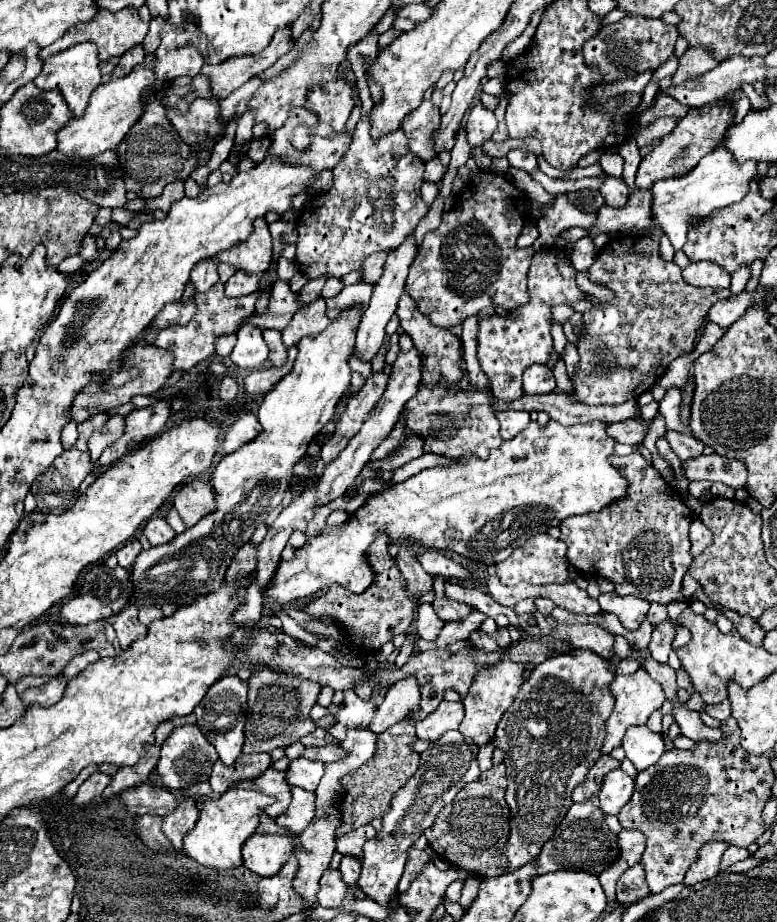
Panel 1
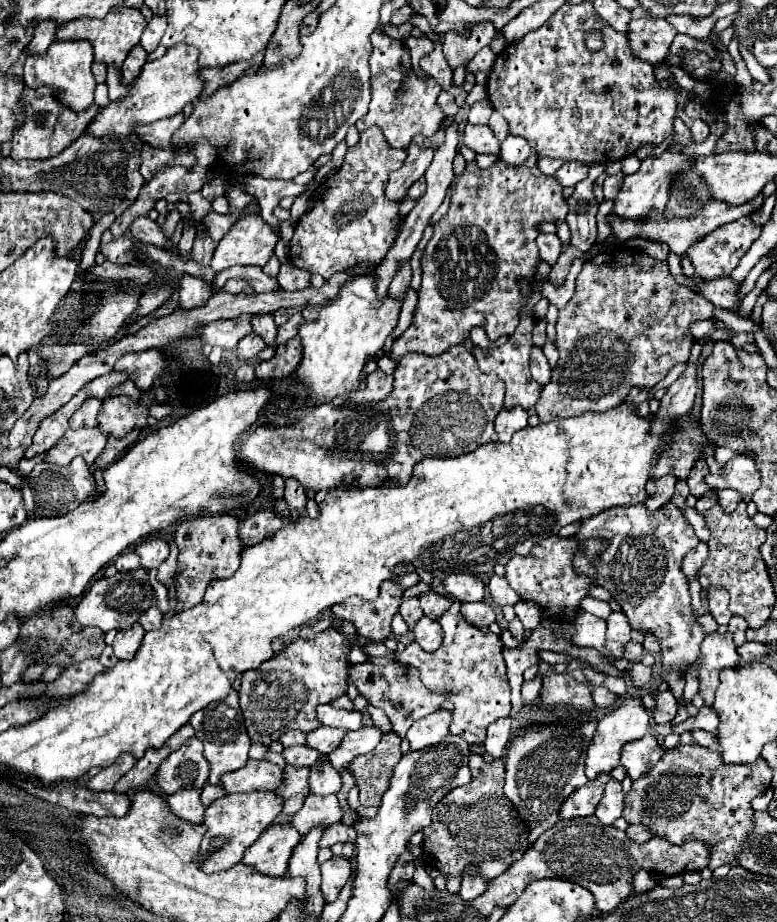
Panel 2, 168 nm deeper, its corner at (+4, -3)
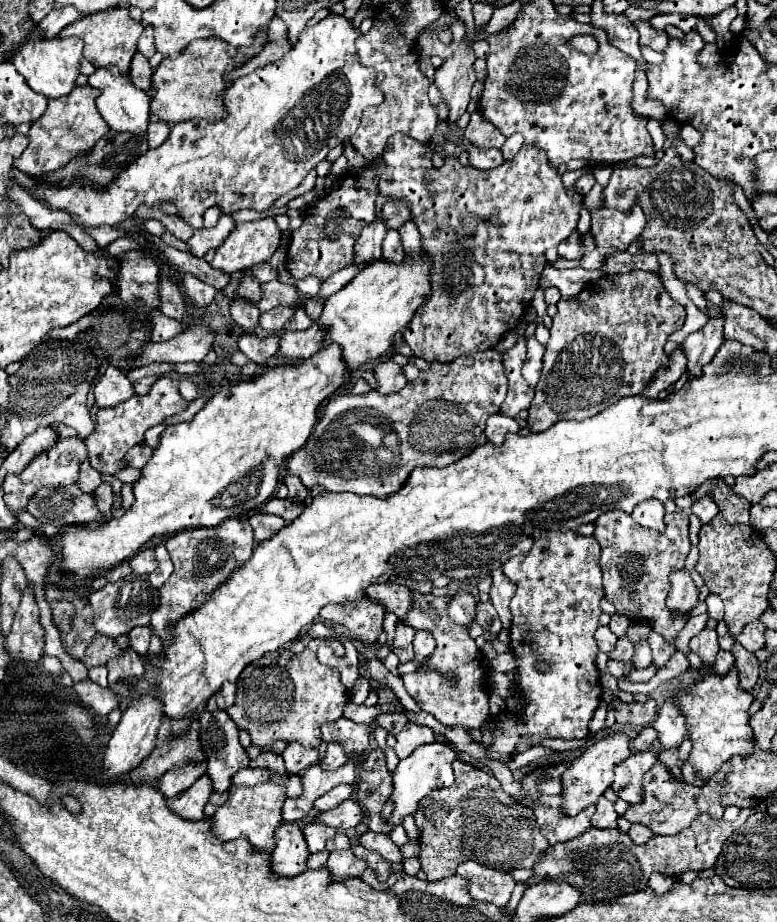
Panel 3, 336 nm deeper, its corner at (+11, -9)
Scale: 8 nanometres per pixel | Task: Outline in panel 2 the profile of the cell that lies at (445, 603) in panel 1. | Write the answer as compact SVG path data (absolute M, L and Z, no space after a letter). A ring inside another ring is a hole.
M426 592L426 594L420 594L420 606L424 610L424 614L432 620L440 618L440 614L444 614L450 606L452 606L452 598L448 596L442 596L442 594L436 594L436 592Z

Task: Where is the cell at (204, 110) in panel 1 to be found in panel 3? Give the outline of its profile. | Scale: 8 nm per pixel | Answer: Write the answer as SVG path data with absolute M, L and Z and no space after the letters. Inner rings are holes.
M103 66L97 68L89 76L89 86L99 88L101 96L96 100L96 106L102 118L107 122L111 130L115 132L143 132L149 124L149 108L145 108L145 92L139 90L129 76L121 76L117 66Z

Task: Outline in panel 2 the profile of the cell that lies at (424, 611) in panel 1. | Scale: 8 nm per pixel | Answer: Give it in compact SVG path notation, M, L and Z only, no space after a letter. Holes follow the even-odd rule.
M422 616L414 630L414 640L418 642L418 646L426 652L432 652L432 650L438 650L440 642L442 642L442 630L440 630L440 624L436 620L430 620L428 616Z

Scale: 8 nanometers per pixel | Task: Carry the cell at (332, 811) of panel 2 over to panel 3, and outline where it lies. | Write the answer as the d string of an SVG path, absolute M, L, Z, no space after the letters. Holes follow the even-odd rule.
M345 800L345 804L337 806L333 812L321 812L315 822L323 822L327 826L333 828L341 828L341 832L347 832L355 826L359 826L365 820L365 812L361 808L361 804L357 804L355 800Z

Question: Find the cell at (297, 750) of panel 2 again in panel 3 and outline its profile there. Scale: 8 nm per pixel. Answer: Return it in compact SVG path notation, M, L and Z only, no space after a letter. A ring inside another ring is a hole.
M263 750L257 758L253 758L251 760L251 768L267 768L267 770L275 770L275 772L287 774L287 770L283 766L283 760L281 760L281 754L275 754L271 750Z

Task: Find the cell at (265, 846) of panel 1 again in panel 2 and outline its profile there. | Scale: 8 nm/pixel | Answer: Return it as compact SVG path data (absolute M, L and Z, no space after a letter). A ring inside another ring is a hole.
M272 824L248 848L248 852L244 852L242 864L258 870L264 876L286 876L292 846L296 846L300 838L302 836L292 830L290 824Z

